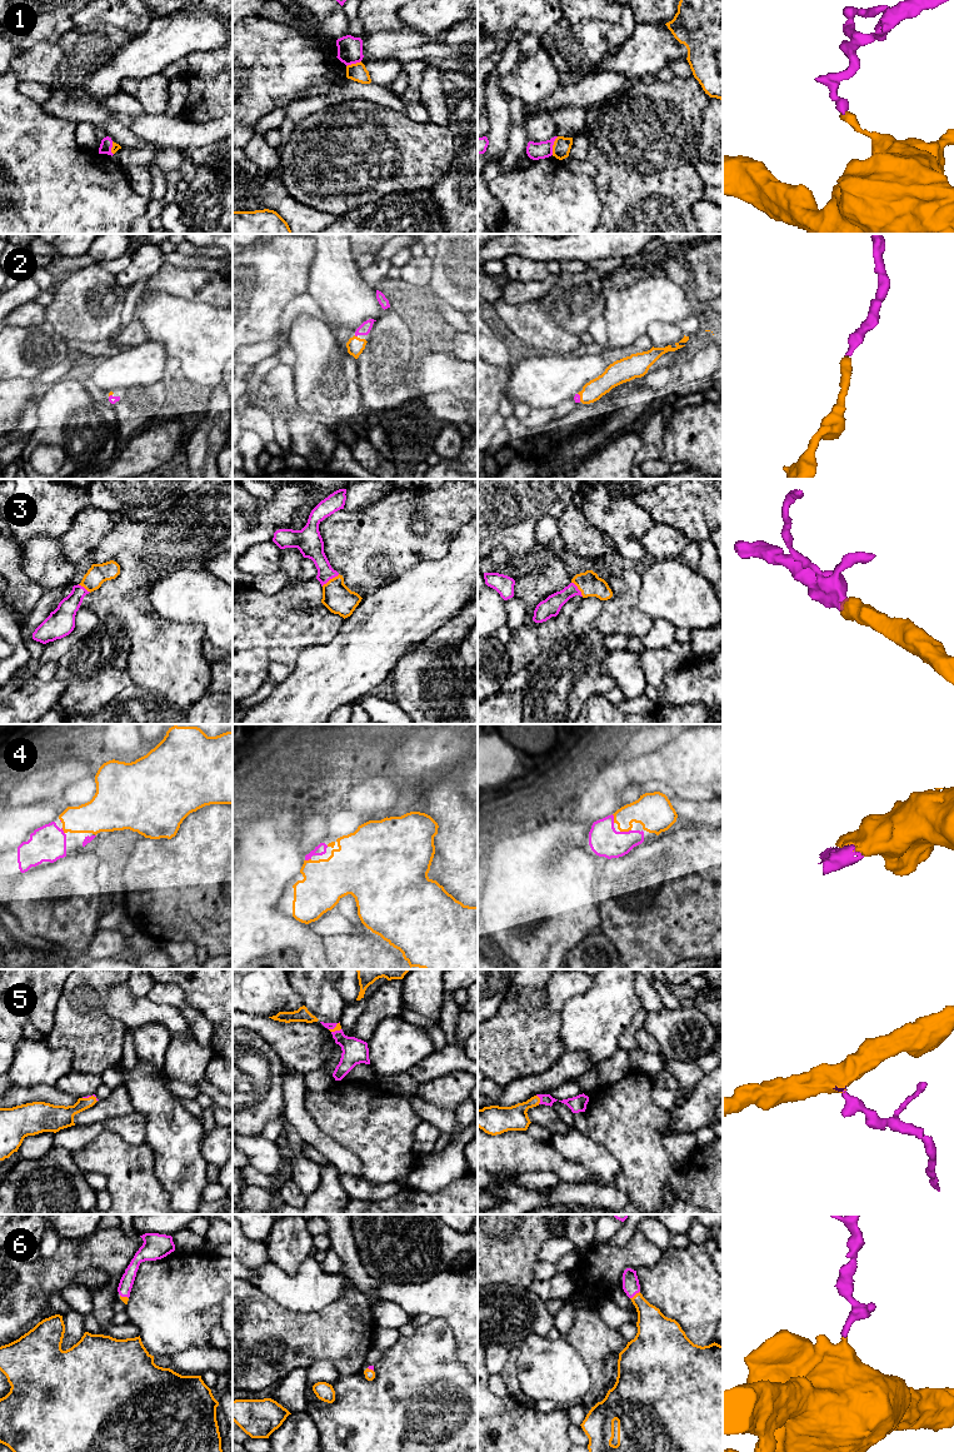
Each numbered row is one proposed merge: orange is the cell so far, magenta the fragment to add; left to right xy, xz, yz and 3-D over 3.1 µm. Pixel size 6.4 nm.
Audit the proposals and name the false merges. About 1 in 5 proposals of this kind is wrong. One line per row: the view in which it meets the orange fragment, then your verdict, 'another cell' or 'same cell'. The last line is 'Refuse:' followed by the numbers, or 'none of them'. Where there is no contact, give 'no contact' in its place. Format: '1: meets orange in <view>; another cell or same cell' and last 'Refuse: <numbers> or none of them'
1: meets orange in yz; another cell
2: meets orange in xz; same cell
3: meets orange in xz; same cell
4: meets orange in yz; same cell
5: meets orange in yz; same cell
6: meets orange in yz; same cell
Refuse: 1

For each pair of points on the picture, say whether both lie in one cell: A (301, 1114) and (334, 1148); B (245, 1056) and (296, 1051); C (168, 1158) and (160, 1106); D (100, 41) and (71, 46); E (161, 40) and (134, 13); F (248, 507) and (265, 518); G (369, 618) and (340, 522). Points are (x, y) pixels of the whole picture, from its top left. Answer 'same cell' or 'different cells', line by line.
A: same cell
B: different cells
C: same cell
D: same cell
E: different cells
F: different cells
G: different cells

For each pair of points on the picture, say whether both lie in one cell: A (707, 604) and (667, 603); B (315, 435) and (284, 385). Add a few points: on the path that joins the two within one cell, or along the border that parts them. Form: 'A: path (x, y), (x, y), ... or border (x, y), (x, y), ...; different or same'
A: path (697, 604), (677, 603); same
B: path (303, 424), (291, 413), (285, 398); same

